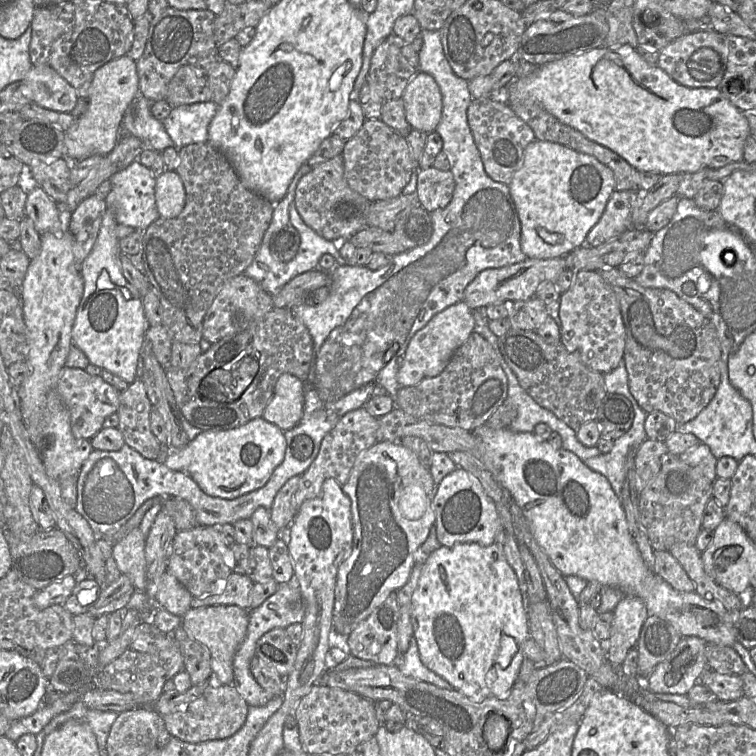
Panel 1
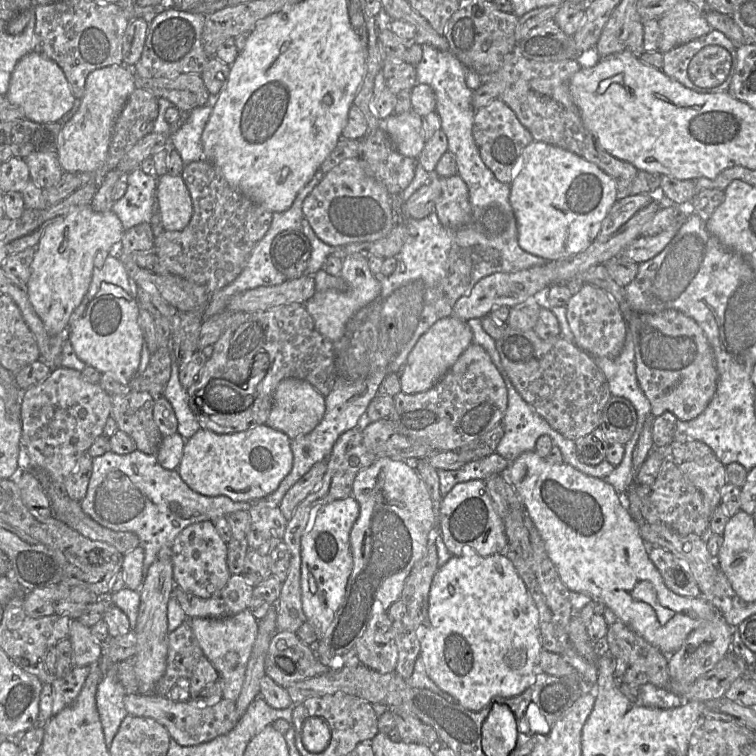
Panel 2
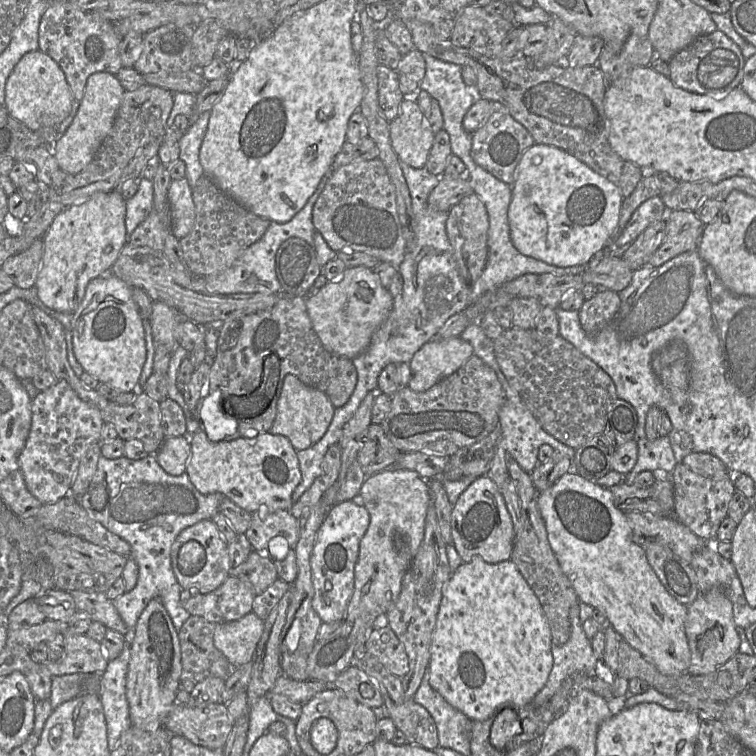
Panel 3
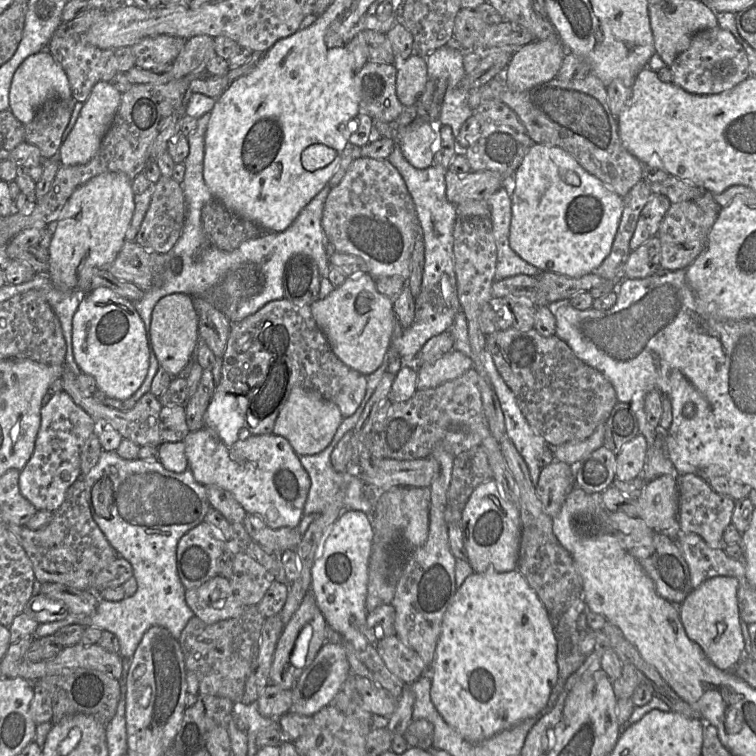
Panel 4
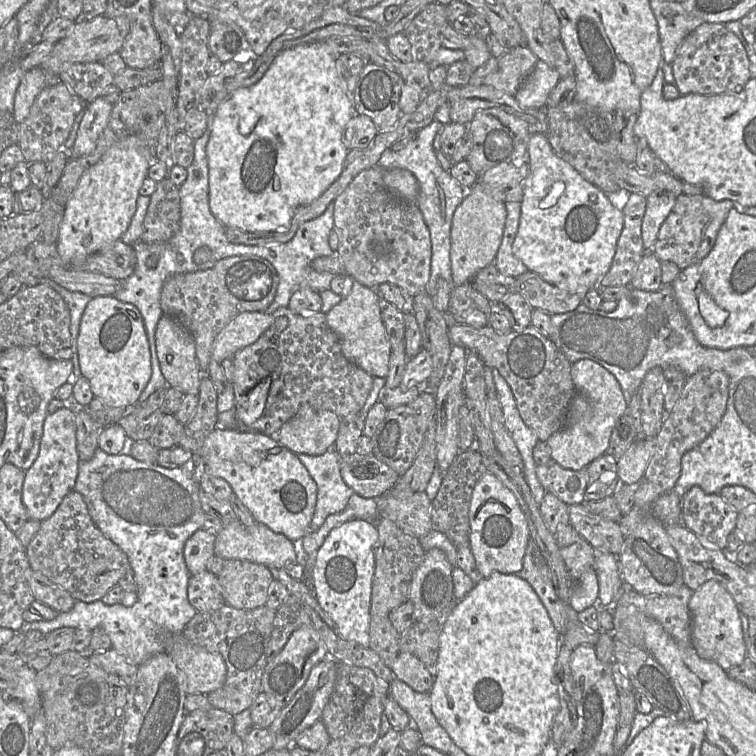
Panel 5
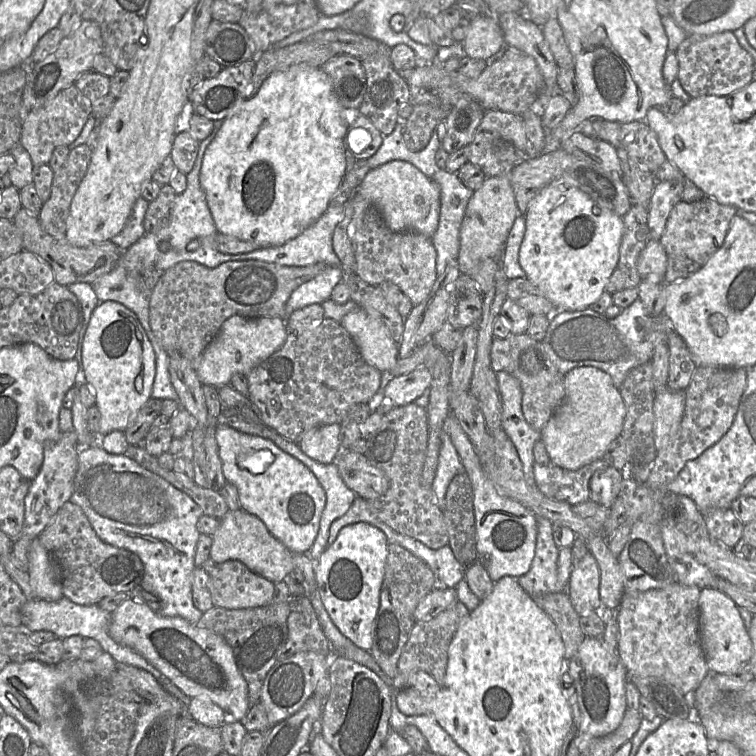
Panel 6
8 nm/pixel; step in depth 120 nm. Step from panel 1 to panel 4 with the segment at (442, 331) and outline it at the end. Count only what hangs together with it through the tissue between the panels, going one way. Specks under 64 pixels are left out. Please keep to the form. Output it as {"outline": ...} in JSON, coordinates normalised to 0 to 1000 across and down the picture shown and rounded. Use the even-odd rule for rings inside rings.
{"outline":[[[597,463],[569,481],[552,488],[552,515],[578,512],[599,503],[626,485],[626,478],[606,463]]]}

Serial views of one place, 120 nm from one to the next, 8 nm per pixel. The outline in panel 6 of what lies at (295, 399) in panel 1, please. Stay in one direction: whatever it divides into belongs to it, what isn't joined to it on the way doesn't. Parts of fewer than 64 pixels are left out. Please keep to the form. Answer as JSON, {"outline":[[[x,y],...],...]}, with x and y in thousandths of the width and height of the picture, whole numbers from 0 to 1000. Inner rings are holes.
{"outline":[[[435,561],[406,570],[393,585],[409,606],[427,612],[440,612],[450,589],[450,562]]]}

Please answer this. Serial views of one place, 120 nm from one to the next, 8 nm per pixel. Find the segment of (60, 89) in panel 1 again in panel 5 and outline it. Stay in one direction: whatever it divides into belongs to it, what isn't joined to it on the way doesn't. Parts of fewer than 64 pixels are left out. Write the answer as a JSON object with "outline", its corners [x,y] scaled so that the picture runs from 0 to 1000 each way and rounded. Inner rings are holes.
{"outline":[[[54,87],[45,89],[32,97],[21,119],[17,153],[22,163],[30,161],[49,126],[61,115],[79,107],[78,101],[61,95]]]}

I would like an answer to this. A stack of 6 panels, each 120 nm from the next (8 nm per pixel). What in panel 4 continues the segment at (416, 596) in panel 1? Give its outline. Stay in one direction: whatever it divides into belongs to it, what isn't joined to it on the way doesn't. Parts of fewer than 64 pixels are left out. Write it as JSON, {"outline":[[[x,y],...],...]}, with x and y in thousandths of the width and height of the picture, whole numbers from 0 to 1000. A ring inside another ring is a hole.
{"outline":[[[647,749],[643,757],[627,757],[615,766],[610,776],[602,782],[602,786],[587,811],[583,836],[578,848],[571,878],[573,896],[569,910],[570,927],[589,955],[604,967],[615,979],[624,983],[640,980],[663,967],[671,966],[696,951],[709,947],[722,935],[728,918],[738,899],[735,865],[737,847],[734,832],[729,824],[724,807],[709,783],[698,772],[696,765],[685,753],[659,758],[652,749]]]}

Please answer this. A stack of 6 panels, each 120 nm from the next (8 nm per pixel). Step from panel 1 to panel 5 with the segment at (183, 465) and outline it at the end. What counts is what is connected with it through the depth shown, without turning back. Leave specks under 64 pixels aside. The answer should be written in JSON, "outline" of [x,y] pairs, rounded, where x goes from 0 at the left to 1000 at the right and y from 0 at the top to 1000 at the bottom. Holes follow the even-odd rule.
{"outline":[[[245,563],[243,573],[239,575],[234,590],[253,597],[254,601],[263,602],[270,611],[270,624],[296,634],[339,690],[352,694],[365,705],[377,708],[385,716],[399,713],[407,705],[419,663],[419,642],[392,601],[366,582],[343,571],[323,571],[284,565],[270,585],[262,587],[249,575]]]}

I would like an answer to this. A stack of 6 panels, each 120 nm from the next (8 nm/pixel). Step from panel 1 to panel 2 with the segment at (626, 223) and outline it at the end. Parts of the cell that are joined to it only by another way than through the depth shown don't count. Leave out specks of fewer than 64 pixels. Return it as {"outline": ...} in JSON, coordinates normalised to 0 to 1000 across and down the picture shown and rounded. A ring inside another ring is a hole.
{"outline":[[[851,255],[816,263],[796,292],[788,317],[802,317],[861,266],[862,262],[860,257]]]}

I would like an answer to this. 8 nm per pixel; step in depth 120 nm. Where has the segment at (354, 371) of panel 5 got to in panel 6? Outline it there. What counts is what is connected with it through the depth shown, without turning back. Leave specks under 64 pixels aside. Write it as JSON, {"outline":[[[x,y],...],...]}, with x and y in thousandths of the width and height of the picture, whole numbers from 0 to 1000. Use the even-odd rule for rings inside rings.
{"outline":[[[429,421],[418,431],[401,434],[386,434],[378,427],[378,435],[380,446],[373,459],[327,493],[325,501],[328,528],[340,541],[347,560],[393,586],[406,570],[450,561],[463,540],[487,533],[501,515],[504,492],[484,480],[462,440],[440,422]]]}

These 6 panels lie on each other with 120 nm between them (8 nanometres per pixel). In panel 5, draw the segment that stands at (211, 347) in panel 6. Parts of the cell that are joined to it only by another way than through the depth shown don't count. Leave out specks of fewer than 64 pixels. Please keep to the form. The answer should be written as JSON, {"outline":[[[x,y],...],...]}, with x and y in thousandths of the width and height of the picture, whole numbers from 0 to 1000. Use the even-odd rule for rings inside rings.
{"outline":[[[352,413],[315,415],[288,440],[279,475],[291,481],[296,475],[307,474],[313,464],[340,451],[360,426],[360,415]]]}

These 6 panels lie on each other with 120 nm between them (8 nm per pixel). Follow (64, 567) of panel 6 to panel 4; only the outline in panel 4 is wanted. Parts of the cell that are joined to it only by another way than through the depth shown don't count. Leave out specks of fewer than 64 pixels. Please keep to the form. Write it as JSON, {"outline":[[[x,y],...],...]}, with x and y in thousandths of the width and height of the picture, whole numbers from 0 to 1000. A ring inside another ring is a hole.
{"outline":[[[106,632],[90,646],[83,665],[70,677],[67,689],[60,697],[41,701],[36,696],[15,692],[4,693],[30,724],[41,743],[48,771],[69,770],[94,775],[104,780],[123,782],[123,766],[157,735],[122,687],[120,676],[112,659],[111,639]]]}

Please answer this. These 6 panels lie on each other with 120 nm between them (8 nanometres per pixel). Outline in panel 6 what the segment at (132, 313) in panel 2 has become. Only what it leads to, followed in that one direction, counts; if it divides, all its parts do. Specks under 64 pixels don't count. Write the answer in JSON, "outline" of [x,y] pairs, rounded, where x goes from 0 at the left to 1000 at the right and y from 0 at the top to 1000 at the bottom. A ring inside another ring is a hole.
{"outline":[[[132,399],[112,439],[108,483],[132,545],[130,574],[123,575],[134,583],[148,570],[164,571],[200,526],[205,500],[205,468],[181,417],[157,399]]]}

